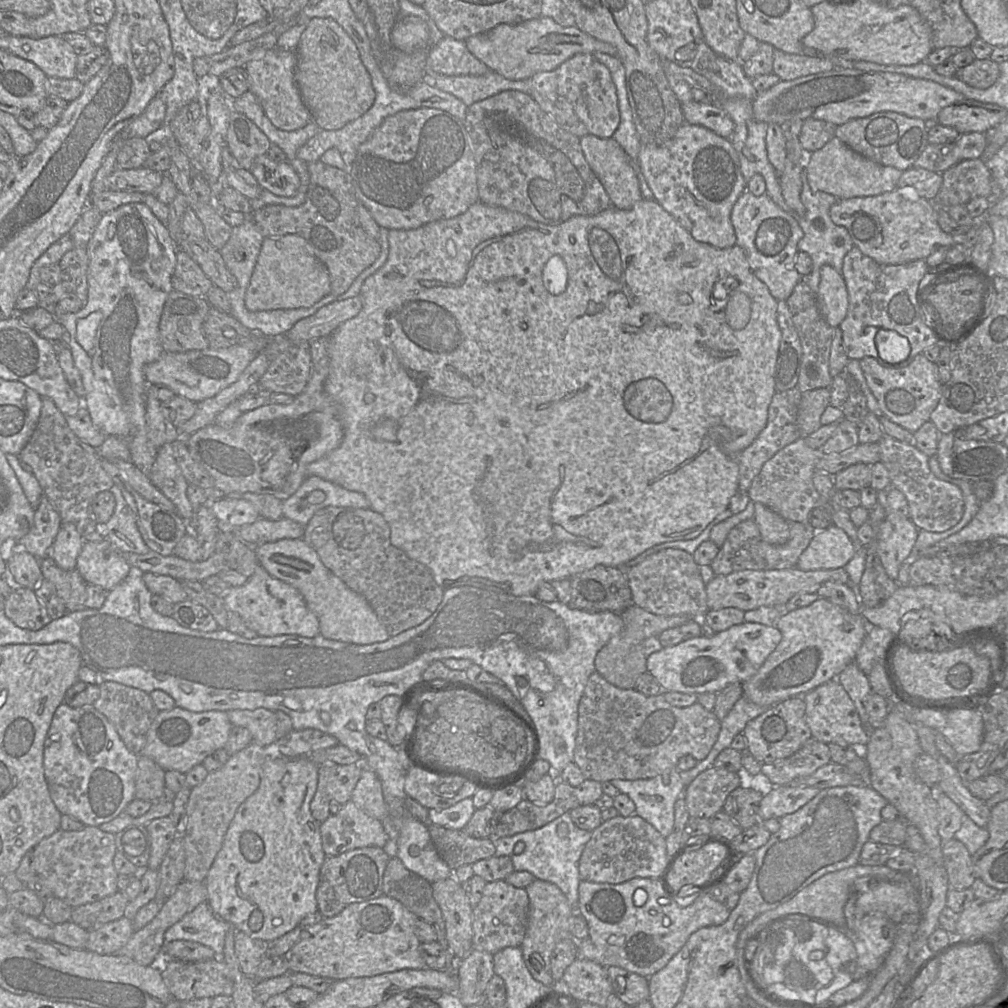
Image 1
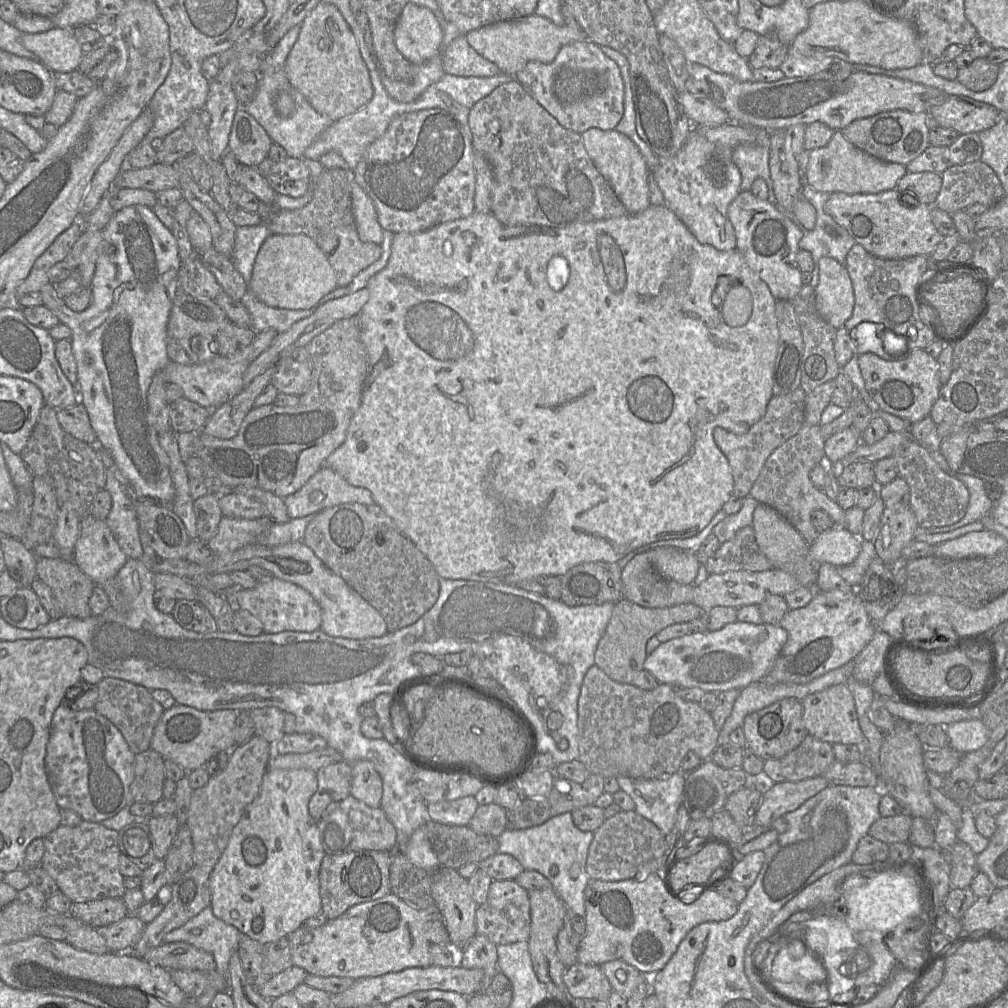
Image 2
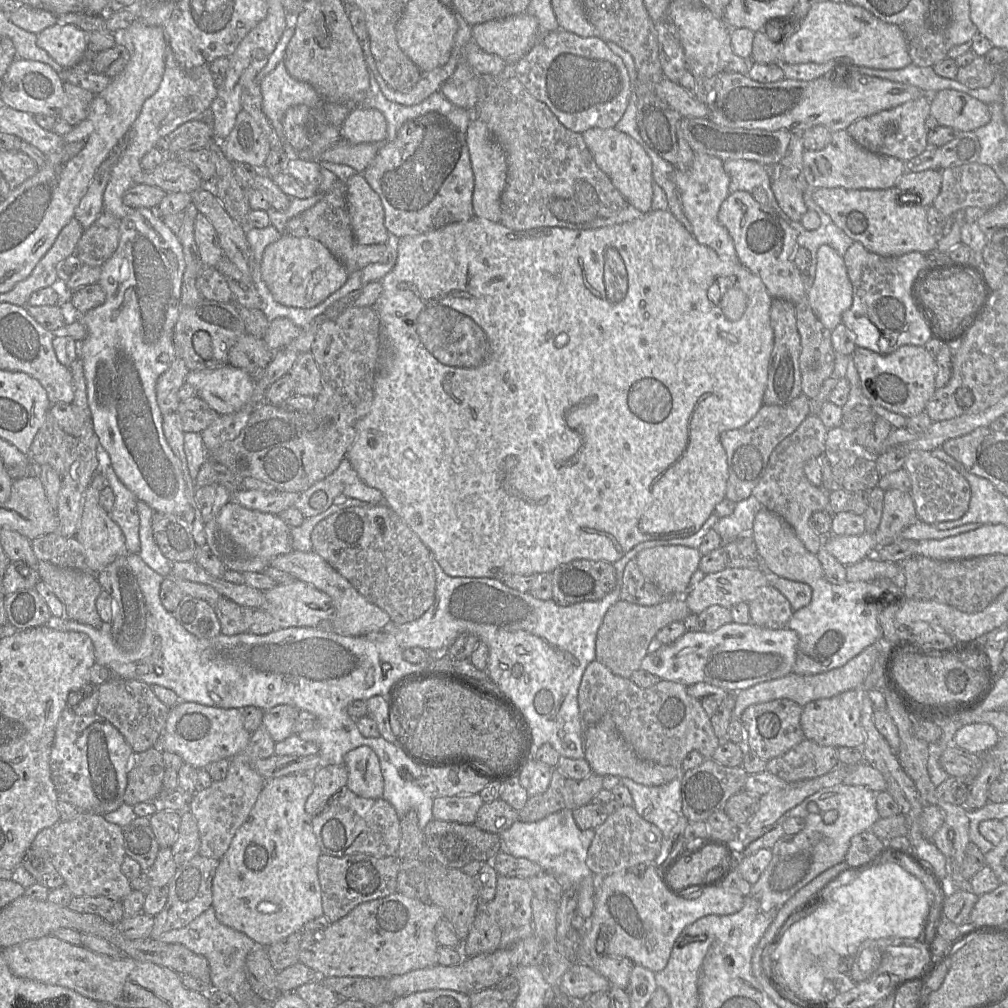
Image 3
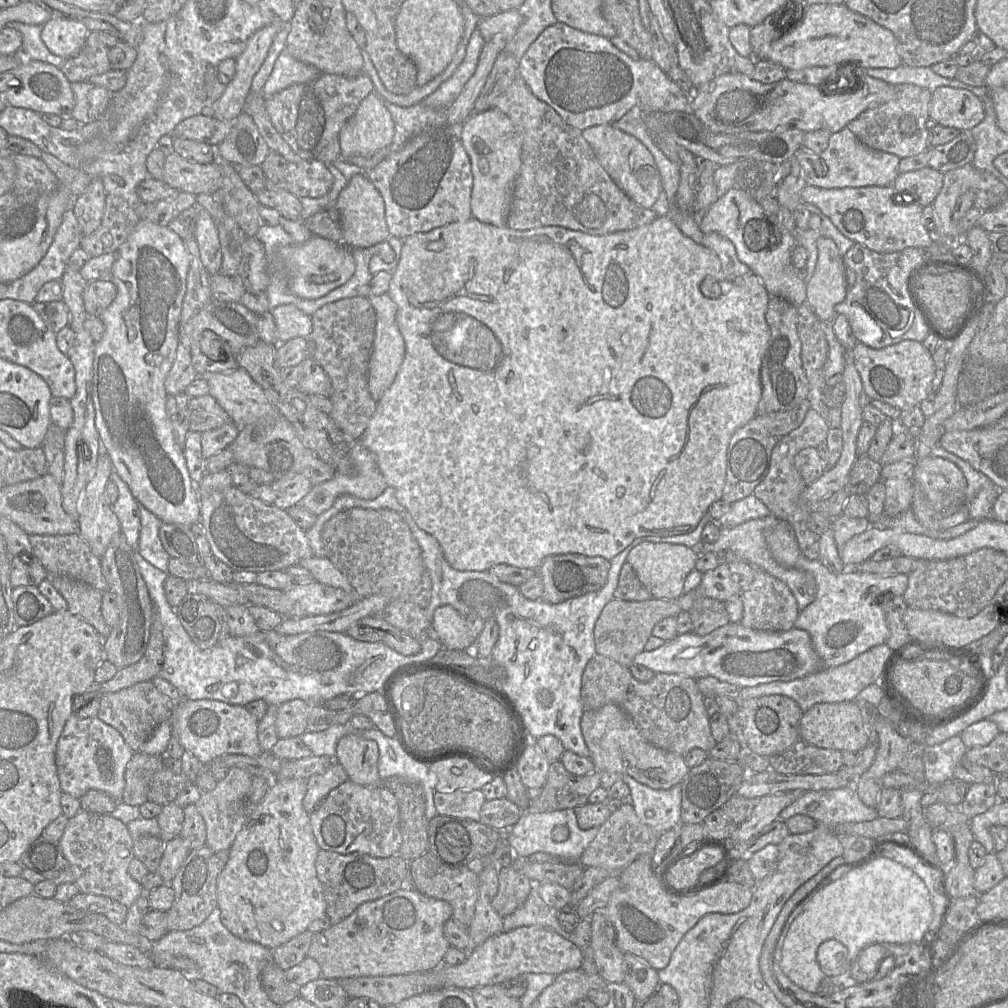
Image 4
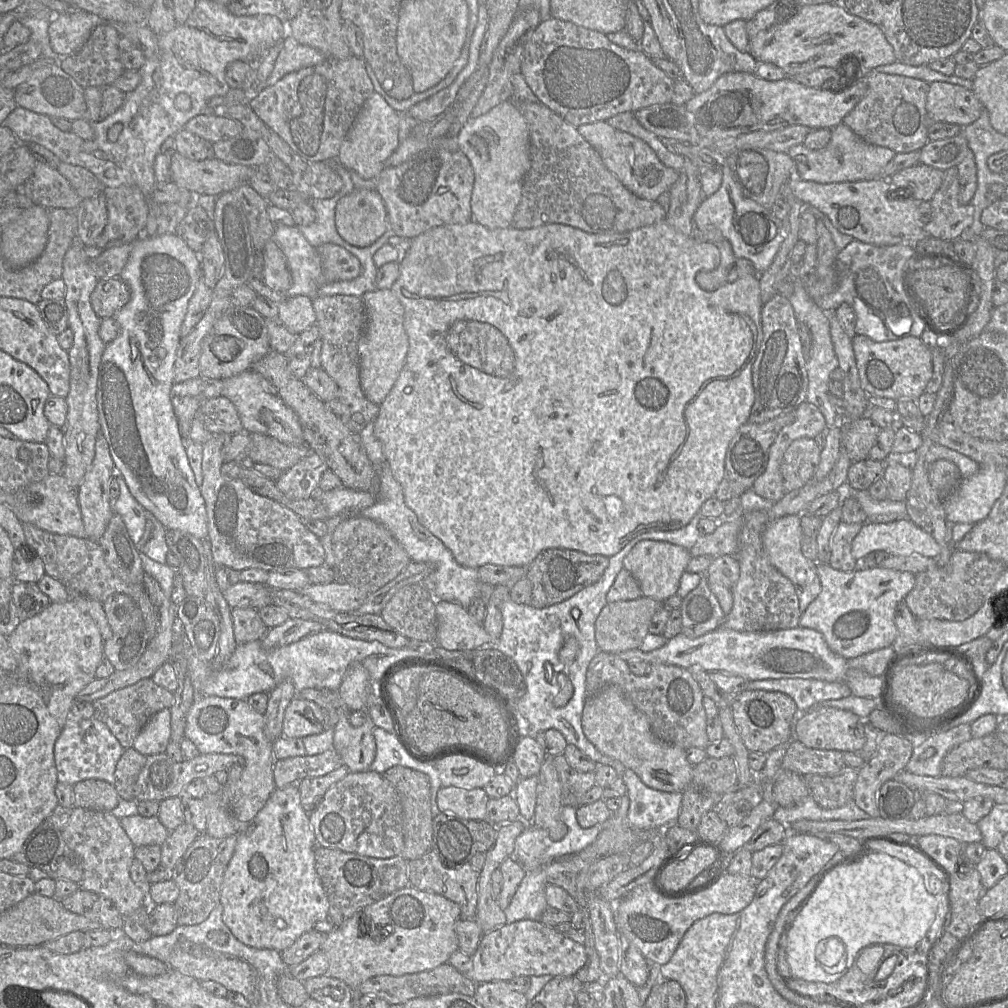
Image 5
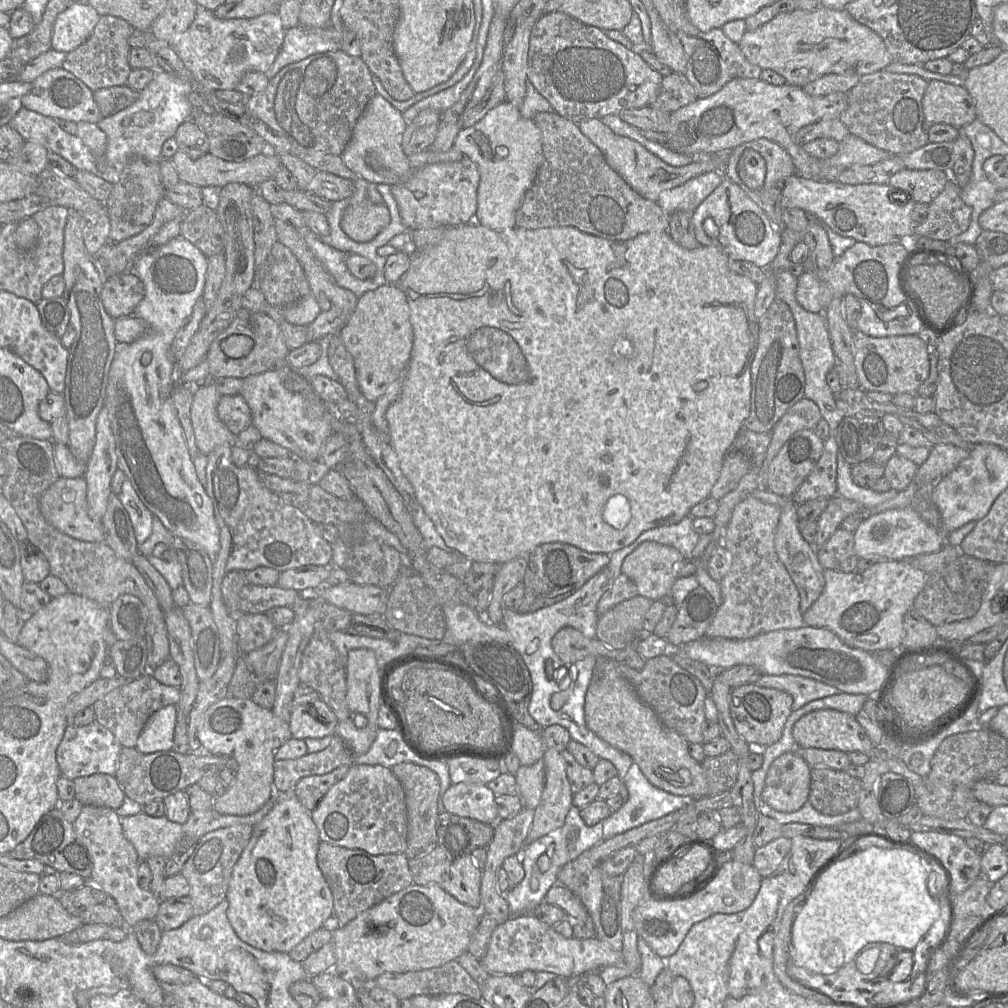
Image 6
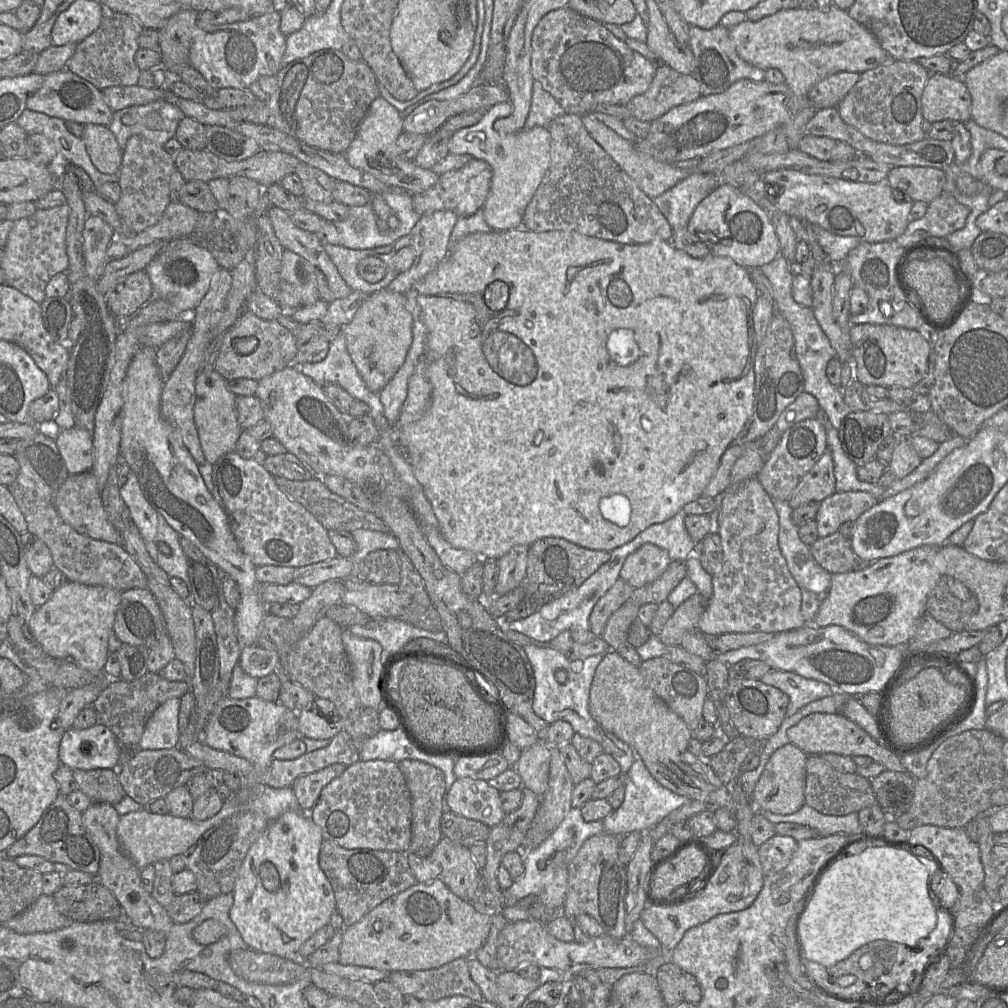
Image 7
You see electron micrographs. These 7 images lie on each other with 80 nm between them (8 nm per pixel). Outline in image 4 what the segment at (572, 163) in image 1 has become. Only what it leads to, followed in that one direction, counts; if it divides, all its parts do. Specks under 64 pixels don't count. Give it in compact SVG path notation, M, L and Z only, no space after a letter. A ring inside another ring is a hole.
M517 76L498 96L492 108L503 112L511 120L522 138L522 165L515 182L508 215L508 227L530 230L546 226L561 226L590 235L606 235L641 227L654 221L658 215L652 208L644 208L630 199L611 179L600 164L582 131L568 125L547 103L538 99Z

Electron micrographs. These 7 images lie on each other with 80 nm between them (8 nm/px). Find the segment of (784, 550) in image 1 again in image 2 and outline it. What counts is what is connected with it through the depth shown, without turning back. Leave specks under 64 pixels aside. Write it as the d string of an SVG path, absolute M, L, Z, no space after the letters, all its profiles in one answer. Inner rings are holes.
M752 525L739 529L732 539L720 544L704 565L709 574L765 571L774 567L759 549Z

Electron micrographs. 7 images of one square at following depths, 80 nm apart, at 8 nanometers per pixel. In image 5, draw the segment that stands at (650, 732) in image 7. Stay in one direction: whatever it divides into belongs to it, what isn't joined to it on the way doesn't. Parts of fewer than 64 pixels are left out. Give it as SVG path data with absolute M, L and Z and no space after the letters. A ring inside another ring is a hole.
M607 686L586 698L582 729L598 751L633 770L650 788L664 792L683 792L692 779L694 766L688 761L685 749L658 739L646 716L615 686Z

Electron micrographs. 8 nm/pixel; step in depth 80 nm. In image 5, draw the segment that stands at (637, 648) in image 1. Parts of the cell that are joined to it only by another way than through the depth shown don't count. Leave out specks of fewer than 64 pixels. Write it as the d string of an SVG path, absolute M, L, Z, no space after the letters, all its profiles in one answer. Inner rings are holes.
M645 596L636 600L607 603L595 622L595 639L599 651L617 655L627 650L639 649L649 633L648 628L653 615L661 607L664 607L664 602Z

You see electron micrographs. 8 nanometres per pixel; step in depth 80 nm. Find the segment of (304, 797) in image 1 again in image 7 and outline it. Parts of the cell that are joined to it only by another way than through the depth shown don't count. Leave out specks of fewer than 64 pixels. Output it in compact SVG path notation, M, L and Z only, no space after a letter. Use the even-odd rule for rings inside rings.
M287 811L276 820L271 820L264 832L250 847L236 880L233 890L234 903L229 912L230 919L235 924L248 948L283 958L297 958L296 955L300 947L312 937L316 931L329 924L331 915L336 911L336 900L332 885L319 865L319 854L323 840L321 828L309 817L308 812Z

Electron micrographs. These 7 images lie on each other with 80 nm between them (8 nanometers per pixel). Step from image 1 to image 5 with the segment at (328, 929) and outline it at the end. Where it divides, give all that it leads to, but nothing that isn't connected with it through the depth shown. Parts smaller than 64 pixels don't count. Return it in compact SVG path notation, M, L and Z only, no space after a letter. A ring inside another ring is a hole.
M409 885L408 887L398 890L389 896L375 902L374 904L365 907L362 911L355 913L344 924L335 927L331 932L325 935L325 939L320 947L320 950L326 954L329 960L329 968L327 969L325 975L344 981L354 992L354 1001L359 1003L359 999L361 997L359 986L362 982L369 978L381 975L401 976L404 974L418 973L432 970L442 964L447 963L450 956L459 950L458 939L455 932L455 924L458 920L460 920L460 917L461 909L455 902L441 895L421 891Z

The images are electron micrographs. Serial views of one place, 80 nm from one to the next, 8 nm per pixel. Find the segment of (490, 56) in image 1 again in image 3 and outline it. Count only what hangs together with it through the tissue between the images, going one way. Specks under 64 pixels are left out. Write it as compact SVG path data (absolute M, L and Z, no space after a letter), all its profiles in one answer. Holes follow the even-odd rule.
M526 13L472 26L472 41L509 64L519 61L538 40L538 22Z

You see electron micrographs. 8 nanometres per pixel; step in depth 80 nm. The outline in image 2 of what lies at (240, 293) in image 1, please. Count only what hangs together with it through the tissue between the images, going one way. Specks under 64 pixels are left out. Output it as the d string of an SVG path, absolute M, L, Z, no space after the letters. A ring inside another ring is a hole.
M349 285L338 287L324 296L319 302L309 309L285 309L267 306L261 302L250 290L242 298L242 304L250 314L250 327L257 333L273 329L278 334L287 331L294 323L311 316L326 302L350 294Z

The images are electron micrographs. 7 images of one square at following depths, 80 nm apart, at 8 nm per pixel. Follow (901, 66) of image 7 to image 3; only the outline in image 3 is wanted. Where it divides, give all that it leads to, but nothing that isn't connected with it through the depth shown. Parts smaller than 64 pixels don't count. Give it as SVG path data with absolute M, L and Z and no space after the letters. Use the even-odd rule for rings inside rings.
M930 95L905 102L894 108L880 111L851 123L846 131L854 141L866 150L895 157L903 162L920 155L928 147L926 119L930 115Z

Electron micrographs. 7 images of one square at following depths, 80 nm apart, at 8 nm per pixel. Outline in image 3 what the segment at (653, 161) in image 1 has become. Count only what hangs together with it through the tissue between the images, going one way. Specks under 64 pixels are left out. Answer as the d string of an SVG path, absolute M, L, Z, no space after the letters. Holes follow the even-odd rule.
M697 153L689 169L674 170L672 180L679 190L683 211L691 224L695 239L713 249L720 258L739 262L733 239L718 221L720 206L730 194L730 178L723 168L723 161L714 156Z

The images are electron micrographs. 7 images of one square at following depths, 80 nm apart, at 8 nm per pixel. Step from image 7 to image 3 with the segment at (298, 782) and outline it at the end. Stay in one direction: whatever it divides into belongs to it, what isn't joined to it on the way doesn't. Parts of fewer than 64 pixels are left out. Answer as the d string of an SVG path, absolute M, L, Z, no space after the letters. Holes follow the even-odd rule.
M344 764L319 767L310 774L314 789L305 805L306 812L311 816L320 815L320 811L328 808L329 801L342 789L347 787L348 770Z

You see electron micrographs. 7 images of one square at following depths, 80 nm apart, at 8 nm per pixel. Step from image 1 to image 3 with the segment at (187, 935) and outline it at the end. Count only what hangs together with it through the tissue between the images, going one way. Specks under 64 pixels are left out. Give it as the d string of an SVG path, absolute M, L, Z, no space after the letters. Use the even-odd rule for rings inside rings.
M213 906L204 911L187 926L164 933L159 941L165 944L181 944L190 951L205 957L210 967L210 985L214 991L234 997L240 1006L250 1002L256 993L247 979L245 963L248 953L257 944L242 932L220 923Z

